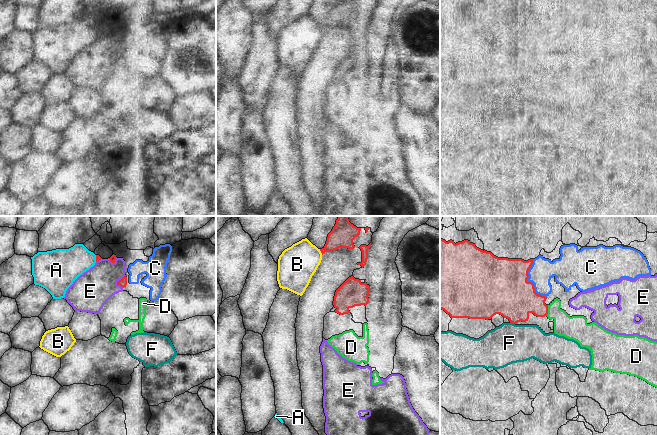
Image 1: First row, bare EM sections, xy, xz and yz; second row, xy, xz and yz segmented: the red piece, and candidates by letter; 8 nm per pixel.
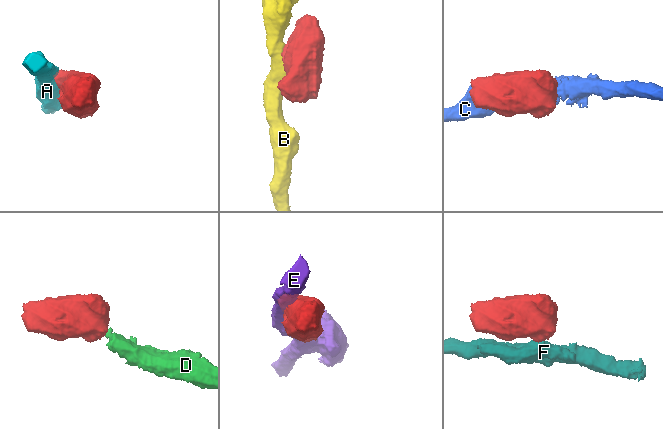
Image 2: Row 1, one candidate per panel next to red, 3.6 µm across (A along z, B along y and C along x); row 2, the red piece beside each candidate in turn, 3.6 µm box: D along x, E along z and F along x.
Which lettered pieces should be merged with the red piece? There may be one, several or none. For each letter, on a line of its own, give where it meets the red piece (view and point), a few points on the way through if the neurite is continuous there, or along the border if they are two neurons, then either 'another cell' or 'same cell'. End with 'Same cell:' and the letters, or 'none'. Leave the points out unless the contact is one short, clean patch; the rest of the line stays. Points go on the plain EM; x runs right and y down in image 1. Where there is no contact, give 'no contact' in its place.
A: meets red in xy at (96, 34); border along xy (95, 31), (96, 37); another cell
B: meets red in xz at (321, 28); another cell
C: meets red in yz at (529, 58); another cell
D: meets red in yz at (547, 86); runs through yz (518, 75), (547, 86), (573, 103); same cell
E: meets red in xy at (119, 56); another cell
F: meets red in yz at (512, 98); border along yz (510, 98), (514, 100); another cell
Same cell: D

